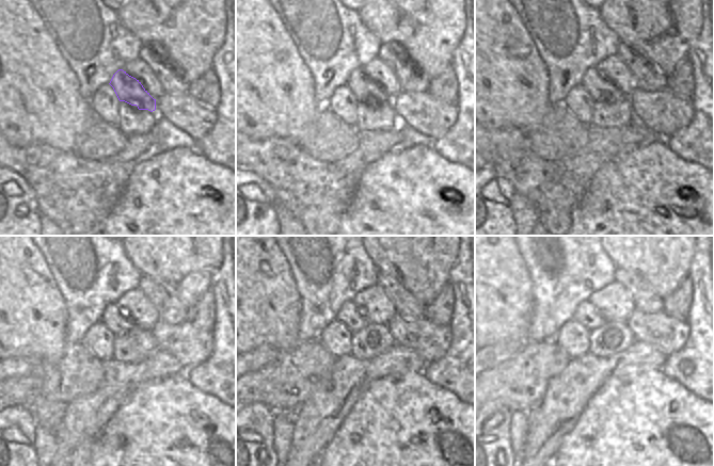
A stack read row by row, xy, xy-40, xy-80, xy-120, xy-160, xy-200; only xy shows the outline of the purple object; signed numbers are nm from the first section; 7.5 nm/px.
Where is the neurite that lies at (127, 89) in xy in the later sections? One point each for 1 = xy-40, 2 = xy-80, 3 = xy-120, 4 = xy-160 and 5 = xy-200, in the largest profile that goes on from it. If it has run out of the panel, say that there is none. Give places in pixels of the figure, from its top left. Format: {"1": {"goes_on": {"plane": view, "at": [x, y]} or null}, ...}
{"1": {"goes_on": {"plane": "xy-40", "at": [364, 89]}}, "2": {"goes_on": {"plane": "xy-80", "at": [601, 89]}}, "3": {"goes_on": {"plane": "xy-120", "at": [113, 317]}}, "4": {"goes_on": {"plane": "xy-160", "at": [349, 315]}}, "5": {"goes_on": {"plane": "xy-200", "at": [586, 314]}}}

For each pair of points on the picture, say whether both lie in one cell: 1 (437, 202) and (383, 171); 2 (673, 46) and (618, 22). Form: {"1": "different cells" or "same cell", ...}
{"1": "same cell", "2": "same cell"}

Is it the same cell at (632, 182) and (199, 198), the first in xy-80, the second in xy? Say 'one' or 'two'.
one

